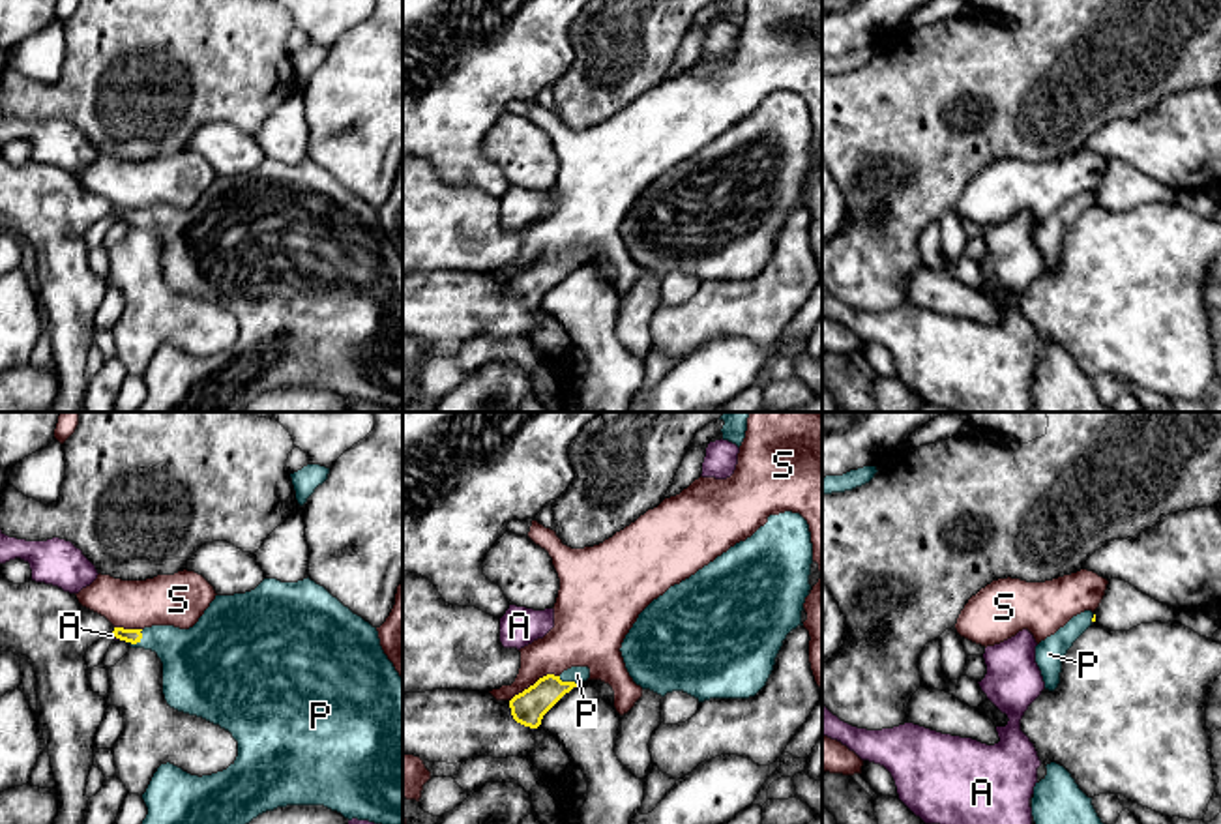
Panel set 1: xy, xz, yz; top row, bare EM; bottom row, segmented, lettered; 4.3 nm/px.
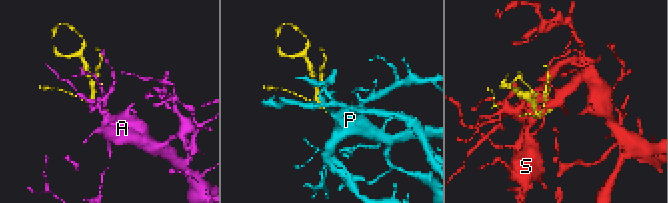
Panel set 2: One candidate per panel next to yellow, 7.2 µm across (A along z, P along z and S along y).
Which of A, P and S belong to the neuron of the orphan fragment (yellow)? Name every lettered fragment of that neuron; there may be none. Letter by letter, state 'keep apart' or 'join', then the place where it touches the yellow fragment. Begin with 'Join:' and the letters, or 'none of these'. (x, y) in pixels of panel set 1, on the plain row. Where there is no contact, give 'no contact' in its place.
Join: P
A: keep apart; contact xy (117, 218)
P: join; contact xy (137, 221)
S: keep apart; contact xz (536, 263)

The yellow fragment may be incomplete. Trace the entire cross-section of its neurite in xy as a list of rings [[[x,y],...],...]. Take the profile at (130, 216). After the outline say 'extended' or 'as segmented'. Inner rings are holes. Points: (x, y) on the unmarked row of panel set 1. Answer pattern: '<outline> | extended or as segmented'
[[[309,157],[298,163],[264,159],[251,172],[215,176],[189,210],[114,208],[112,215],[157,234],[170,288],[219,305],[238,322],[236,341],[212,356],[161,345],[142,375],[148,395],[135,412],[240,412],[258,395],[287,386],[324,386],[348,401],[403,406],[403,258],[384,234],[376,208],[324,167]]] | extended

